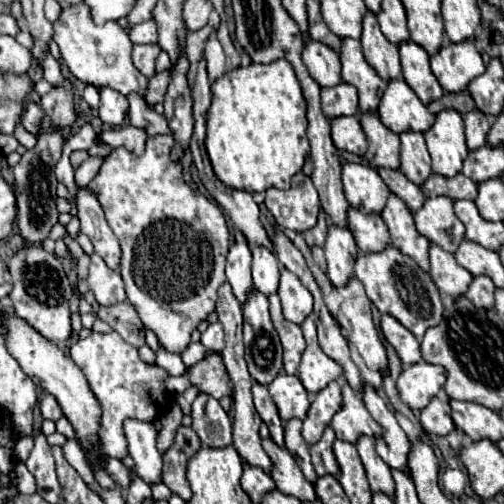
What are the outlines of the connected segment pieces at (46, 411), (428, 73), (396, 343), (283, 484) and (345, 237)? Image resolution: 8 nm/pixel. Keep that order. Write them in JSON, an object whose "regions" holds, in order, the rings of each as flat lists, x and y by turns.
{"regions":[[[45,395,43,399,41,399,41,413,43,413,43,419,51,419,51,421,59,421,61,417,63,417,63,413,61,413,61,407,59,407,59,403,55,401,55,397,53,395]],[[413,41,399,43,399,53,401,53,403,77,407,85,417,93,417,97,425,105,429,101,439,99,443,95,443,89,429,67,429,53]],[[383,315,381,317,381,331,383,331,383,337,397,351,403,365,411,365,411,363,421,361,421,351,419,351,417,337,407,327,403,327,395,317]],[[263,439,263,449,275,465,271,477,279,491,283,491,285,495,295,495,303,503,317,499,313,485,307,483,307,479,299,471,299,465,295,463,295,457,285,447,277,447,271,439]],[[329,225,325,239,324,253,327,261,327,276,335,287,347,283,354,274,355,257,359,249,353,239,353,233,347,227]]]}

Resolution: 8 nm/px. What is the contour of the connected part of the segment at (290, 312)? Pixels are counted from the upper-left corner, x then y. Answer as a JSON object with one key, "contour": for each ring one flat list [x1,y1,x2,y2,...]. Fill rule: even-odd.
{"contour":[[281,267,281,283,279,283,279,299,283,305,283,315,287,321,301,325,305,317,313,311,311,293,299,283,297,275]]}

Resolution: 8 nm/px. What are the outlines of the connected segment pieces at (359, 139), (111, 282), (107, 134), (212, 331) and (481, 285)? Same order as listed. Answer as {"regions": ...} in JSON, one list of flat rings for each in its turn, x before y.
{"regions":[[[355,115,335,117,331,121,331,137,339,151,351,151,357,155,365,155,367,151,367,137]],[[91,255,87,283,89,283,89,289,95,293,95,299,99,305,115,305,127,299,121,275,105,267,105,261,97,259,97,255]],[[123,125,119,129,103,129,99,137,111,147,125,147,135,155,141,155,145,151,145,141,147,141,147,133,131,125]],[[219,321,211,323,207,327,207,331,201,335,201,343,205,345,207,351,219,353,223,349,223,345,225,345,225,341,223,341,223,325]],[[475,275,465,295,475,303,475,307,489,309,493,307,493,291,495,283,487,275]]]}

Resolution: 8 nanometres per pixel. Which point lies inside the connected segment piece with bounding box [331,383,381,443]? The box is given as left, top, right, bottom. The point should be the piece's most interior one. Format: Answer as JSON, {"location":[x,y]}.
{"location":[353,421]}

